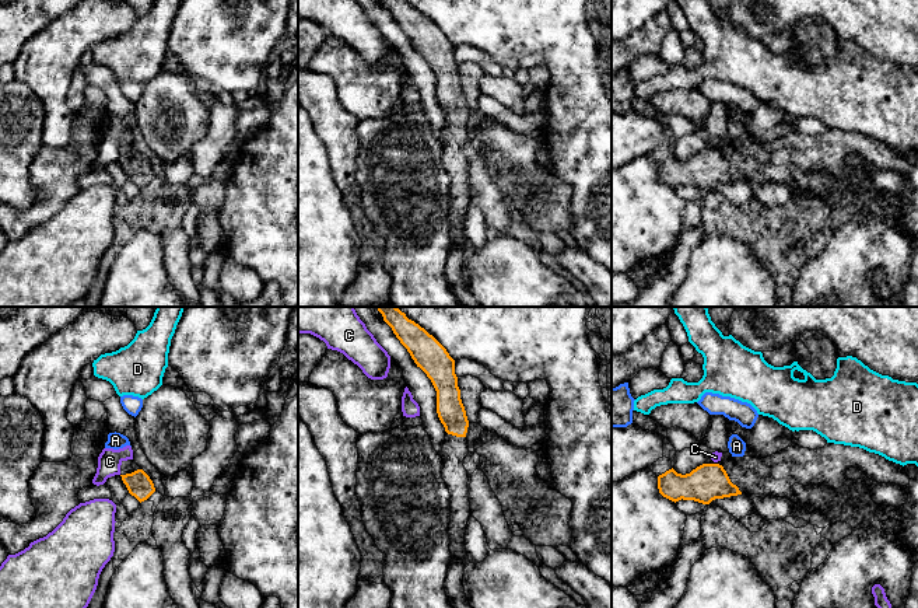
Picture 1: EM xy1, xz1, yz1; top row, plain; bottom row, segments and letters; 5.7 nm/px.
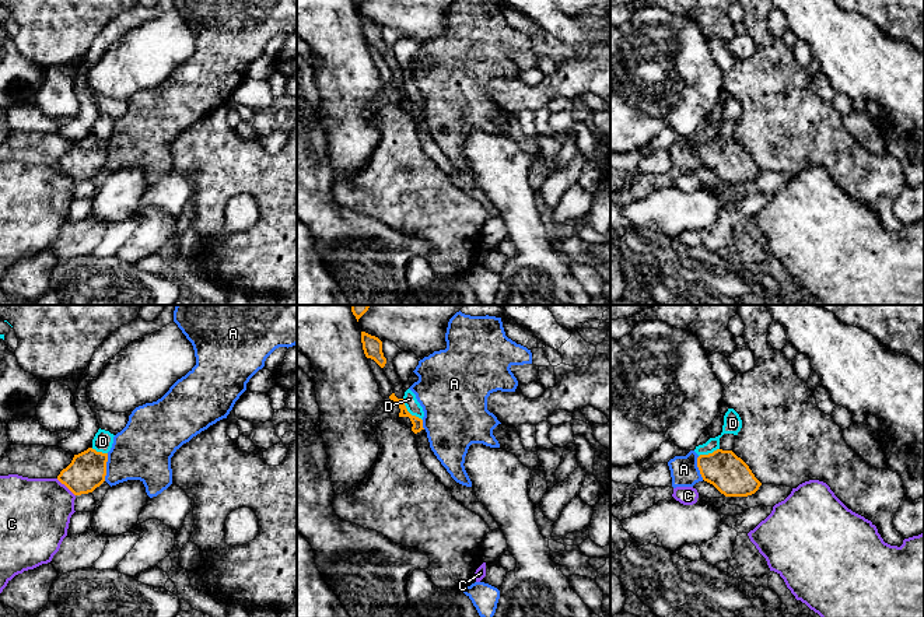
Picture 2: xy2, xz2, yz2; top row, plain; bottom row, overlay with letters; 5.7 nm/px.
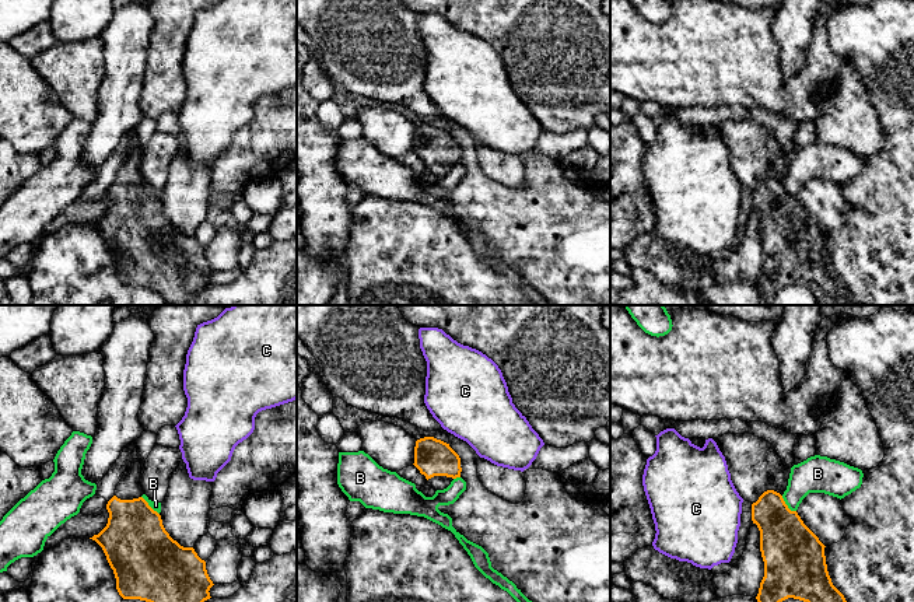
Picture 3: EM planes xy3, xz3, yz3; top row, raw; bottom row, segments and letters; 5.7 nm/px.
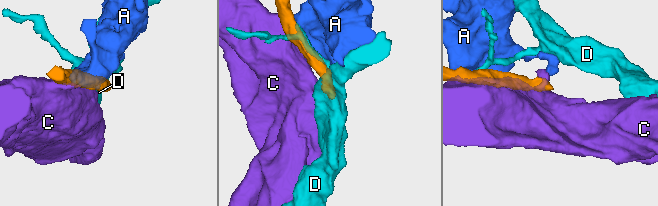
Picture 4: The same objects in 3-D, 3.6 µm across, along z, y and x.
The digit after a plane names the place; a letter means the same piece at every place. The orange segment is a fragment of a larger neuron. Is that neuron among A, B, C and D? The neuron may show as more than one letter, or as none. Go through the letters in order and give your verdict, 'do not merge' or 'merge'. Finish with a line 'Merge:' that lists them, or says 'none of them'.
A: do not merge
B: do not merge
C: do not merge
D: do not merge
Merge: none of them

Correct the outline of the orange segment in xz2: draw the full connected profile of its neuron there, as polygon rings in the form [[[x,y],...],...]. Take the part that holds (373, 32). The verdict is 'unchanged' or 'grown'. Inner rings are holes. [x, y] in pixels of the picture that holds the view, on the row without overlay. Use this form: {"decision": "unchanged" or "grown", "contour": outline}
{"decision": "unchanged", "contour": [[[361,18],[361,29],[365,43],[374,46],[381,55],[384,55],[386,45],[382,39],[382,28],[375,22]]]}

